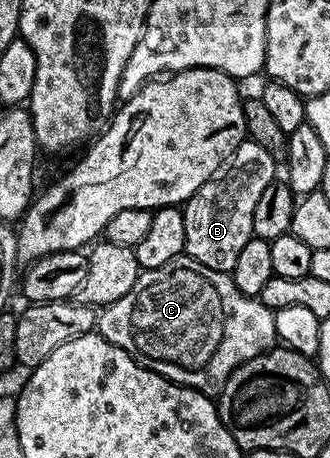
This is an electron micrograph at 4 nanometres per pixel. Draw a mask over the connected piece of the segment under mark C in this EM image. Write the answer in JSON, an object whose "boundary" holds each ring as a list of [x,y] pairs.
{"boundary":[[[185,255],[173,257],[171,261],[155,269],[142,269],[138,274],[136,283],[132,283],[132,291],[128,291],[128,295],[124,295],[124,299],[116,299],[116,303],[105,306],[97,314],[96,329],[104,339],[108,339],[108,343],[112,343],[116,347],[128,351],[130,358],[137,361],[144,368],[150,369],[153,373],[158,373],[162,377],[167,377],[167,379],[174,381],[177,385],[187,385],[188,388],[197,389],[198,392],[207,395],[221,393],[224,383],[232,375],[232,371],[236,371],[236,367],[248,363],[248,359],[256,359],[256,355],[265,353],[276,341],[276,323],[274,322],[273,309],[269,309],[257,297],[246,297],[243,295],[236,287],[231,274],[212,271],[212,267],[204,267],[204,263],[196,263],[196,259]]]}

